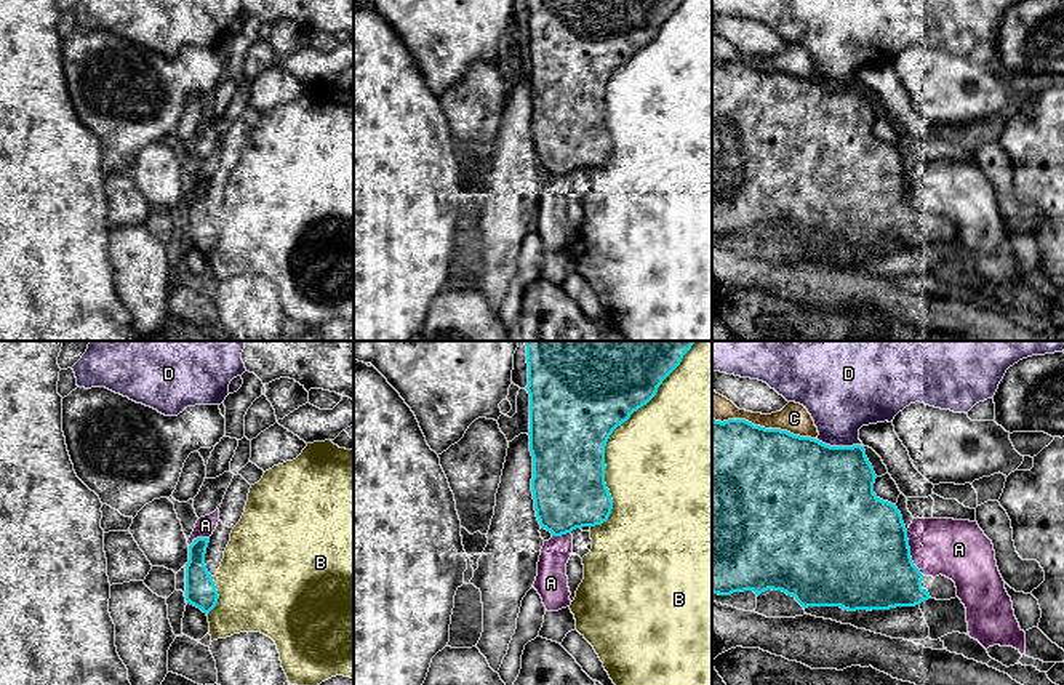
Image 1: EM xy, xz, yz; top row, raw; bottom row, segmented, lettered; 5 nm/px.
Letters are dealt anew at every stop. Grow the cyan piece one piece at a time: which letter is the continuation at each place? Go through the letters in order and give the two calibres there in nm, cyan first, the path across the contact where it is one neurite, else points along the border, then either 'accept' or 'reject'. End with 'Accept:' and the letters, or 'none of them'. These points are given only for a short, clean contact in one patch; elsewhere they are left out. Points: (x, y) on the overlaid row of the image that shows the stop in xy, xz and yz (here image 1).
A: 500/300 nm | reject
B: 500/460 nm | reject
C: 500/150 nm | reject
D: 480/360 nm | reject
Accept: none of them

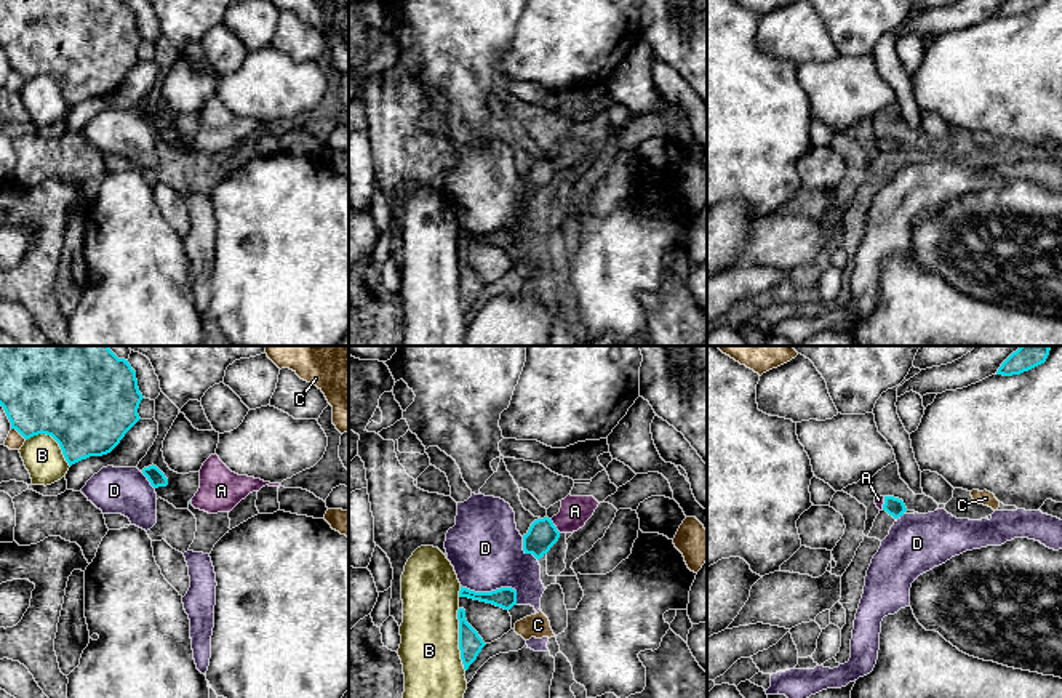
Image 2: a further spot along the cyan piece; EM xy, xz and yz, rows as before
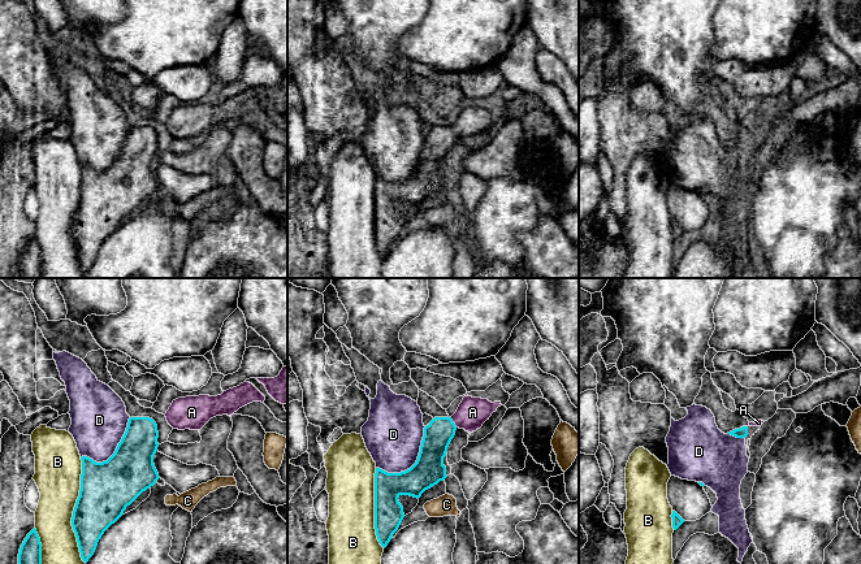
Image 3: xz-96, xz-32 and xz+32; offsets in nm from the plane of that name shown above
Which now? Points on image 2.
A: 150/150 nm | across xz (542, 533), (554, 525), (563, 522), (574, 511) | accept
B: 120/300 nm | reject
C: 440/90 nm | reject
D: 110/380 nm | reject
Accept: A

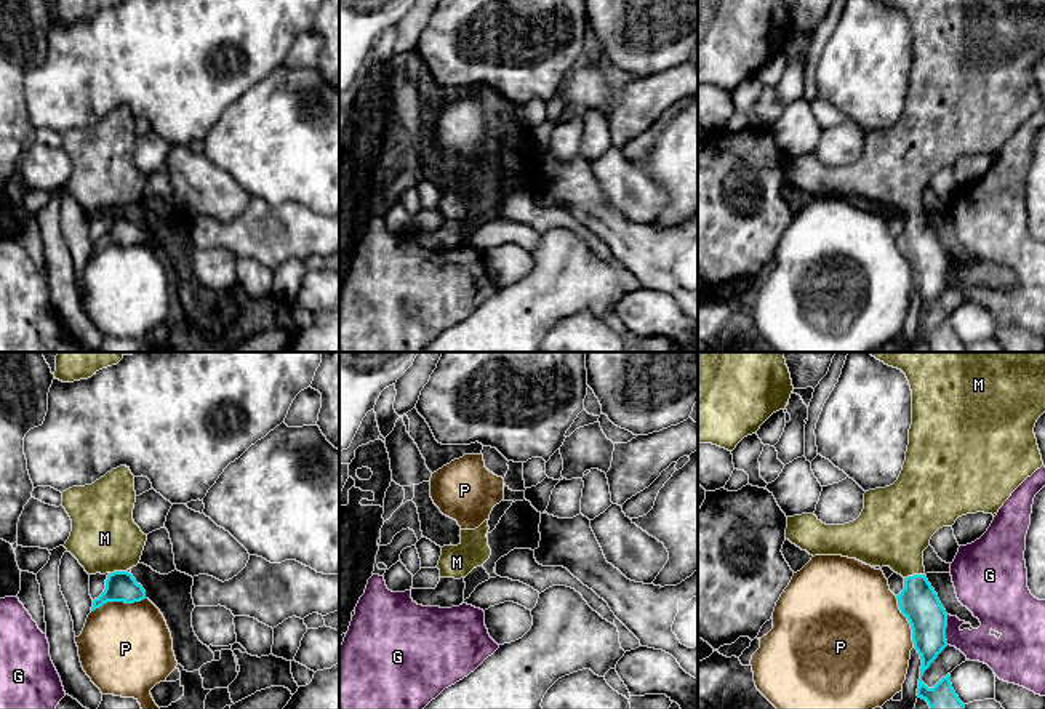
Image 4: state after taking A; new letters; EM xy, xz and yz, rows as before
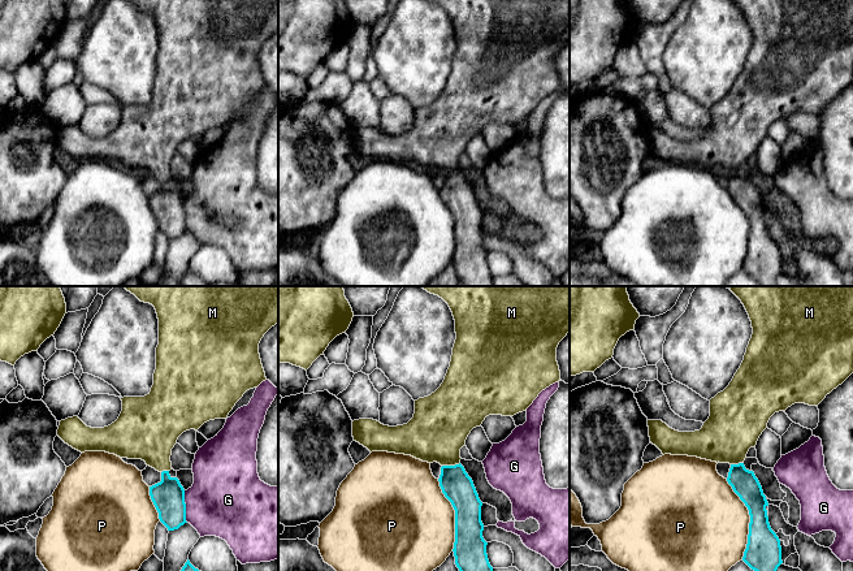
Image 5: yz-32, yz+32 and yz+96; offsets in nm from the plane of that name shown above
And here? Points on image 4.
G: 200/200 nm | reject
M: 200/360 nm | across yz (919, 602), (914, 575), (893, 530) | accept
P: 160/460 nm | reject
Accept: M

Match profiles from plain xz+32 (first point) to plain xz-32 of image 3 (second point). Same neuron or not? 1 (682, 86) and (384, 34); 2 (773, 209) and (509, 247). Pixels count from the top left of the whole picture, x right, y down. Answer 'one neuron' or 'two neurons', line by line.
1: one neuron
2: one neuron

